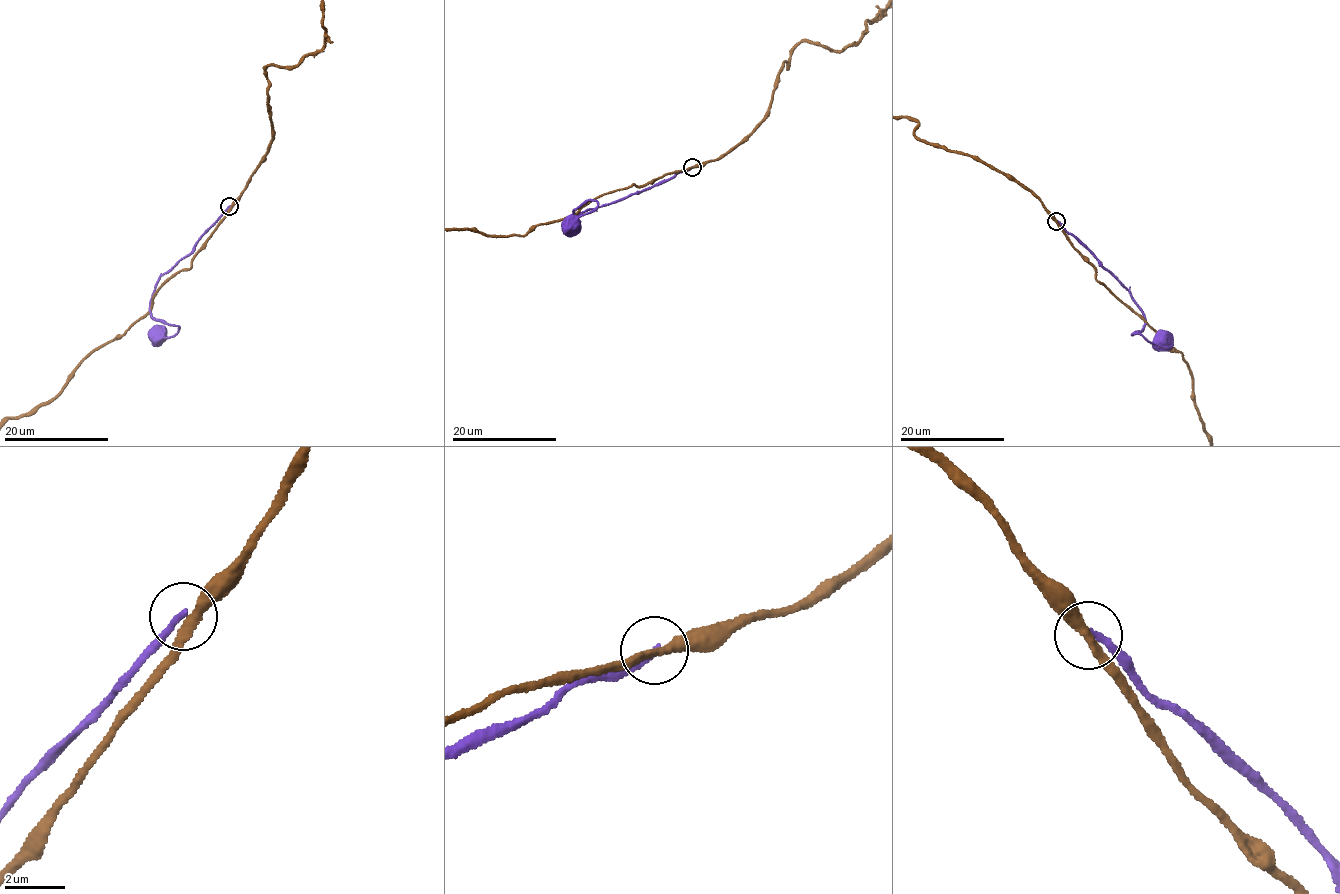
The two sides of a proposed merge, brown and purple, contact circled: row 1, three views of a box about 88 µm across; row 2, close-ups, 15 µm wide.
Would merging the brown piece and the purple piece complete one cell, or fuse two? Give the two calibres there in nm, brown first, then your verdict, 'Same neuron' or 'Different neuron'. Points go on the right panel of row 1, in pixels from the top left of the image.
Thickness 320 nm (brown) against 220 nm. Different neuron

